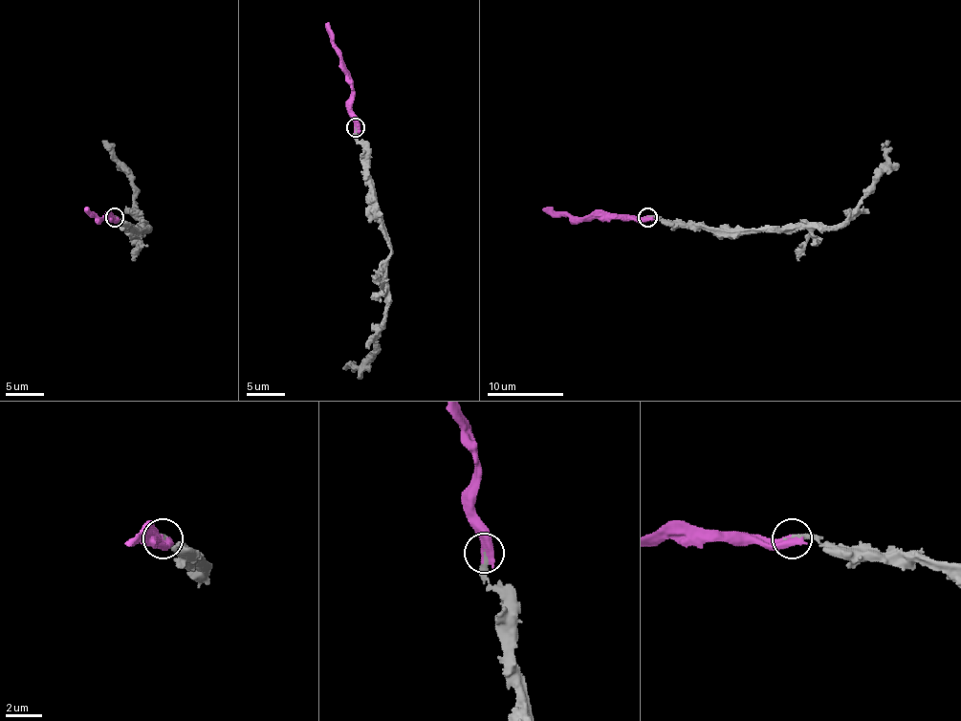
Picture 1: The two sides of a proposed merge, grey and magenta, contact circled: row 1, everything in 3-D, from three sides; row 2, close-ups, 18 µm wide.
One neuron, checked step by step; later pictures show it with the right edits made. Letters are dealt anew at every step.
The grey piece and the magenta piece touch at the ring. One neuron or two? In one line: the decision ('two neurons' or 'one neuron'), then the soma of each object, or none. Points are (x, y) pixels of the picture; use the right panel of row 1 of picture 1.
one neuron; soma grey none; soma magenta none

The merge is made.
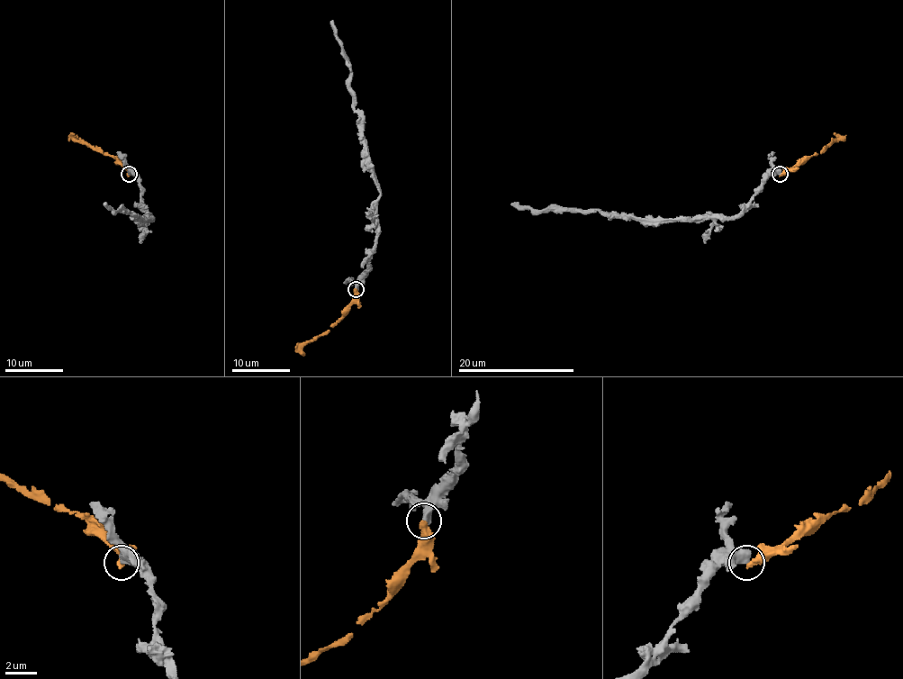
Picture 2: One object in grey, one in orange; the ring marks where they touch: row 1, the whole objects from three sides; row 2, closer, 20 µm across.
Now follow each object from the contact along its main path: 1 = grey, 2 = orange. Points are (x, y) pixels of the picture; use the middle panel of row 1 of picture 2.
1: (355, 289), (376, 243), (379, 184), (369, 162), (362, 115), (353, 107), (350, 65), (331, 20)
2: (355, 289), (355, 298), (347, 311), (304, 346), (302, 353), (304, 356)

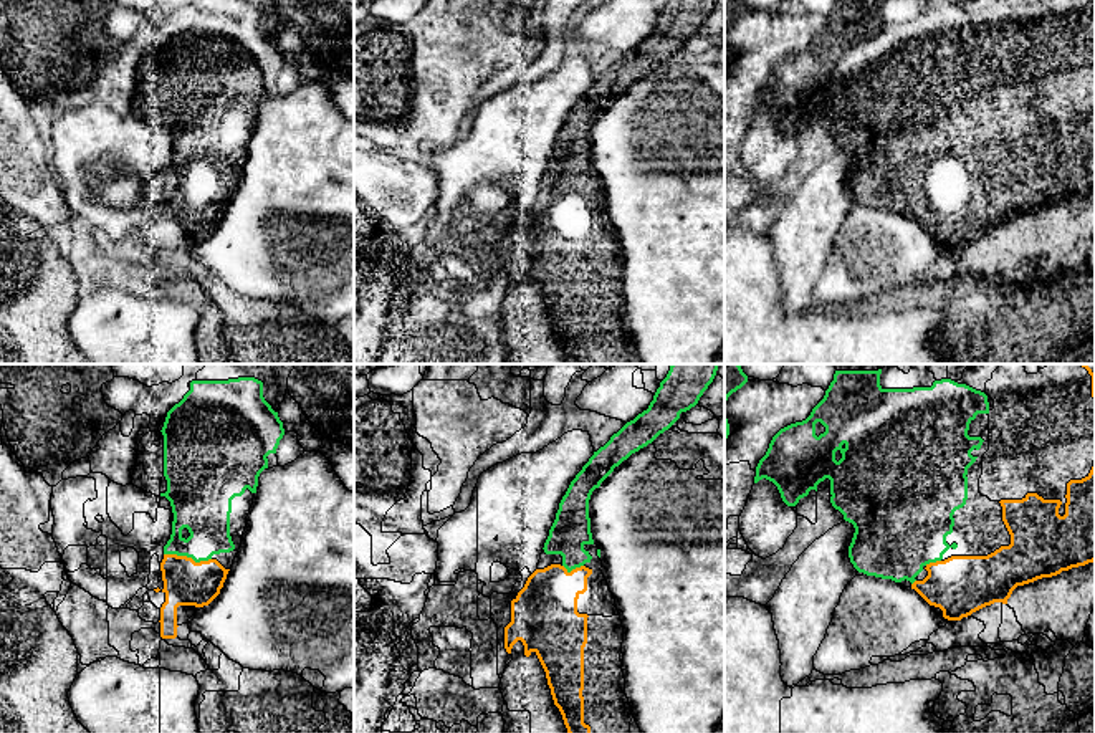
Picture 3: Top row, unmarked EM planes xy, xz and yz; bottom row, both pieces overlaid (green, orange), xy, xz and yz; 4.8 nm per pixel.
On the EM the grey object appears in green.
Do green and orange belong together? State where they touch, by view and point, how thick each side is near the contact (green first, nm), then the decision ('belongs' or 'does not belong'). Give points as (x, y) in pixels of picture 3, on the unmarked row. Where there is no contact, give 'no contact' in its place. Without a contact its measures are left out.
xy (187, 186) | 260/220 nm | belongs

